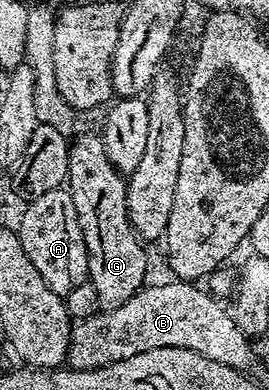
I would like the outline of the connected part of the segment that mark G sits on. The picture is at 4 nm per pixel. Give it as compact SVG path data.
M83 133L70 142L69 148L66 184L85 243L87 276L93 291L97 291L100 310L104 313L117 311L117 307L129 303L148 280L147 253L143 250L146 248L132 233L127 219L127 181L109 163L102 136Z

